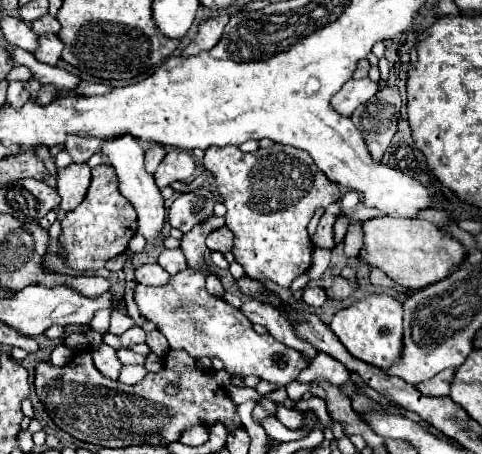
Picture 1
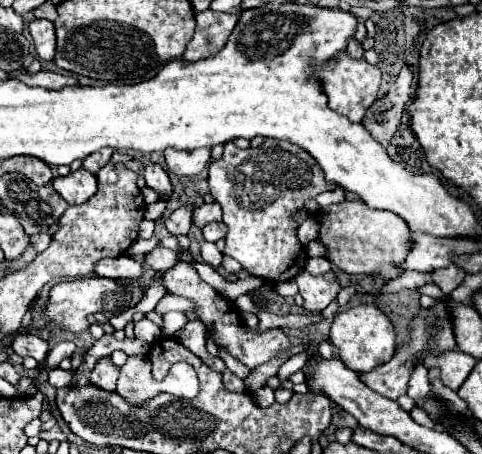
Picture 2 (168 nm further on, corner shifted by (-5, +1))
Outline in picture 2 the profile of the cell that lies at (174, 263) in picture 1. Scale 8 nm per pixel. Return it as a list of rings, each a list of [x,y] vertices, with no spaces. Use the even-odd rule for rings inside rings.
[[[156,247],[156,249],[152,249],[150,253],[144,255],[144,263],[148,267],[152,267],[154,271],[162,271],[164,273],[166,269],[170,269],[176,263],[176,251]]]

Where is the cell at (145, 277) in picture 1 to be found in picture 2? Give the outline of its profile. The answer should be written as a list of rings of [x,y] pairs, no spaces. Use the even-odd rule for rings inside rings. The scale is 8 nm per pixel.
[[[126,255],[114,259],[102,259],[94,267],[94,275],[110,279],[138,279],[142,275],[142,265]]]

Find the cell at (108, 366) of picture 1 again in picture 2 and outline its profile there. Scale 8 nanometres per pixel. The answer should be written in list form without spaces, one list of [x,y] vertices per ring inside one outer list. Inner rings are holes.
[[[108,357],[100,359],[90,375],[90,383],[104,389],[104,391],[114,391],[116,379],[118,379],[118,367],[114,367]]]

